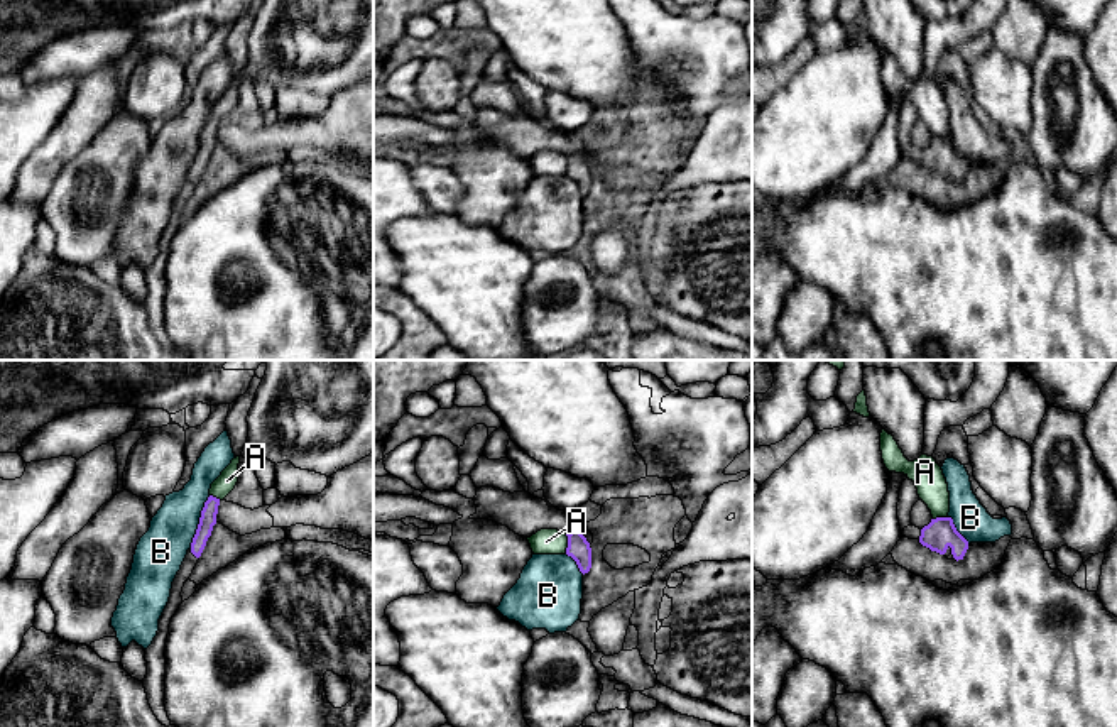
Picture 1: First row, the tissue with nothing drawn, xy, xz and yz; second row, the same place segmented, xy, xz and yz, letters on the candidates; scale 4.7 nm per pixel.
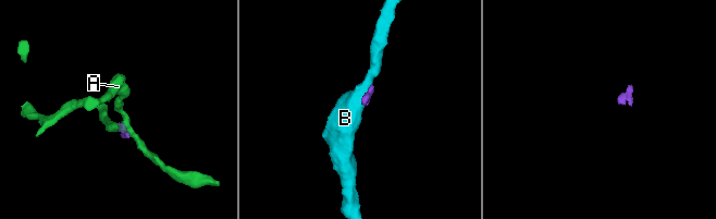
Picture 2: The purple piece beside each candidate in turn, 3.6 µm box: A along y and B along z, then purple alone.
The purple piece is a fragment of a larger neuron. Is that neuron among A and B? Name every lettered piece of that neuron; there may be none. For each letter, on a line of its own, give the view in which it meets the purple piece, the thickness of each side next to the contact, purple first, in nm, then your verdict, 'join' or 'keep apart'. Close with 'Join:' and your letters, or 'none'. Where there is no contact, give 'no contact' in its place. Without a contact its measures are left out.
A: contact in xz; calibres 110 and 130 nm; keep apart
B: contact in xy; calibres 80 and 220 nm; keep apart
Join: none

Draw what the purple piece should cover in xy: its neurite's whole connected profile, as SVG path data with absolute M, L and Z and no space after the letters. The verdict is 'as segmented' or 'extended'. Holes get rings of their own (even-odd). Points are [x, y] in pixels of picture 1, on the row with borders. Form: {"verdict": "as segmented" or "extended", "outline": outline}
{"verdict": "extended", "outline": "M210 495L208 500L204 502L191 548L188 549L188 555L181 565L181 570L177 571L172 582L169 602L159 619L157 636L154 637L152 644L145 649L147 675L142 683L144 683L147 700L154 715L166 727L171 725L171 720L167 717L166 705L164 705L166 642L167 642L167 634L169 634L169 624L176 610L183 604L181 592L183 592L184 582L191 577L206 546L206 541L211 536L213 526L216 524L218 506L220 506L220 499L213 495Z"}

